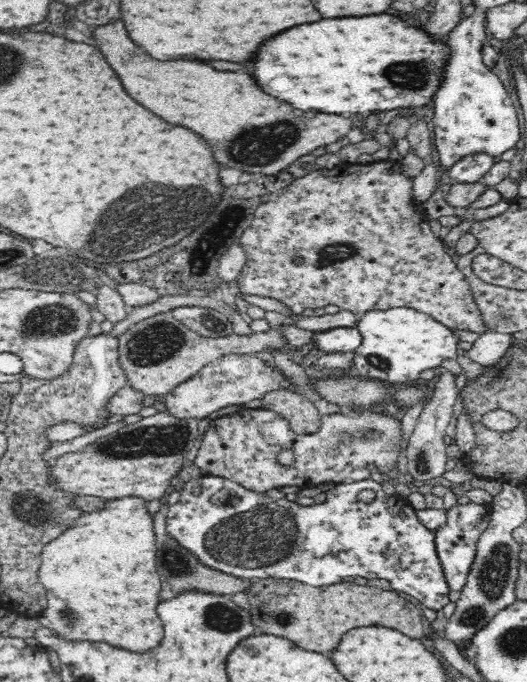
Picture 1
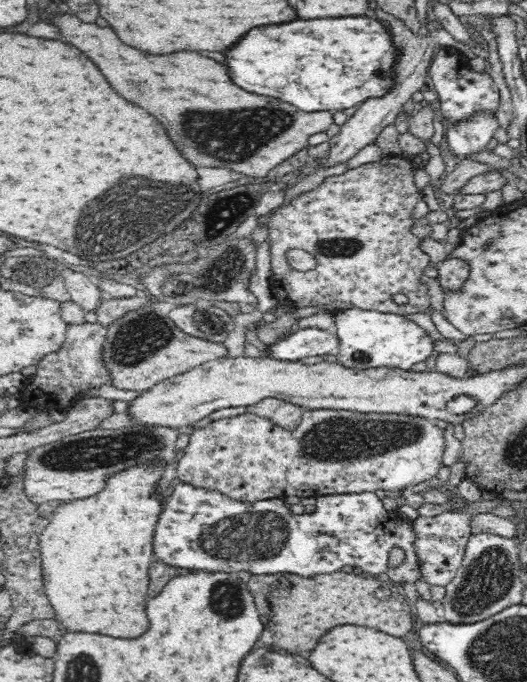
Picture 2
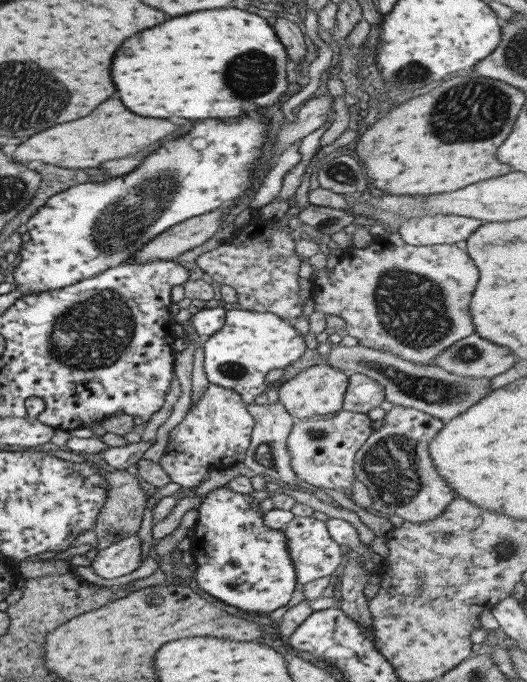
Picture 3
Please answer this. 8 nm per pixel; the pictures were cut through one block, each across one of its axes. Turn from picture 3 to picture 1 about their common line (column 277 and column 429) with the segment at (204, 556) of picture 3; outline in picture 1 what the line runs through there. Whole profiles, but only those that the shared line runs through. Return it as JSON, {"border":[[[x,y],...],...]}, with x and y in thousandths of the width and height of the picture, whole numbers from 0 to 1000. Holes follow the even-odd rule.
{"border":[[[383,698],[378,702],[361,702],[353,710],[347,710],[340,735],[332,739],[319,740],[319,751],[315,754],[315,777],[323,782],[323,787],[330,787],[342,801],[353,802],[357,808],[364,808],[387,828],[410,834],[436,843],[444,843],[457,849],[505,849],[505,848],[535,848],[546,850],[562,850],[565,853],[577,853],[577,856],[588,856],[588,859],[626,859],[626,856],[641,856],[641,853],[653,853],[657,848],[698,848],[698,850],[710,850],[710,848],[729,848],[740,853],[744,867],[767,868],[772,872],[784,874],[795,883],[795,890],[812,891],[816,894],[835,897],[843,889],[854,886],[854,861],[850,852],[843,846],[843,834],[839,834],[839,826],[831,818],[827,809],[827,796],[824,779],[814,777],[808,771],[797,767],[789,748],[774,738],[767,729],[753,727],[751,723],[744,726],[729,724],[723,710],[708,702],[685,704],[679,707],[666,707],[657,710],[638,710],[626,721],[615,736],[607,739],[596,738],[590,742],[573,742],[560,735],[546,735],[543,730],[520,732],[507,727],[505,723],[486,723],[478,718],[467,717],[467,714],[454,711],[452,708],[433,704],[421,699],[408,698]],[[368,716],[381,716],[380,726],[370,727],[364,723]],[[702,716],[715,724],[710,733],[704,736],[689,736],[679,732],[679,724],[685,718]]]}

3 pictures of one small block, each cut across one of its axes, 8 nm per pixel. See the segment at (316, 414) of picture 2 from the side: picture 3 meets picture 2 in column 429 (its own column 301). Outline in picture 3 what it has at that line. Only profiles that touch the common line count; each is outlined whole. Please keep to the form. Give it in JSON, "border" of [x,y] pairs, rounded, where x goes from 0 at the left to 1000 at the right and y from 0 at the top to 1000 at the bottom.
{"border":[[[645,601],[630,613],[588,611],[558,620],[546,638],[550,680],[562,698],[603,716],[664,718],[672,704],[672,674],[679,658],[702,642],[708,617],[696,606]]]}

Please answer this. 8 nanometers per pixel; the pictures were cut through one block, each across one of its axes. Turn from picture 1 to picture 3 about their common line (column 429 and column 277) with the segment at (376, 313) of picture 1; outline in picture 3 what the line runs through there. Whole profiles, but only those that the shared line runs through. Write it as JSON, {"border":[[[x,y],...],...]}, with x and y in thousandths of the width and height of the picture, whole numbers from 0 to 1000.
{"border":[[[463,452],[431,455],[429,472],[410,490],[393,494],[387,509],[387,544],[398,562],[444,572],[469,592],[480,591],[486,581],[505,575],[512,563],[505,562],[505,548],[528,540],[543,540],[562,531],[581,516],[581,499],[569,491],[556,472],[541,471],[516,457],[472,456]]]}

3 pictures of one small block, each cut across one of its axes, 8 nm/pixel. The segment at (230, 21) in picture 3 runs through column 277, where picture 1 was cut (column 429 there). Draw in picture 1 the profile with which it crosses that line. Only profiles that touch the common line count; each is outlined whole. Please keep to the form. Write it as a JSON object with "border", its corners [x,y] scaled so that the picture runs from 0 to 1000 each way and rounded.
{"border":[[[740,21],[630,26],[558,38],[501,62],[482,88],[482,114],[501,135],[543,147],[569,161],[600,161],[619,167],[702,167],[767,158],[769,164],[778,158],[808,155],[824,144],[839,123],[850,85],[850,63],[812,51],[791,32],[774,35],[767,26]]]}

